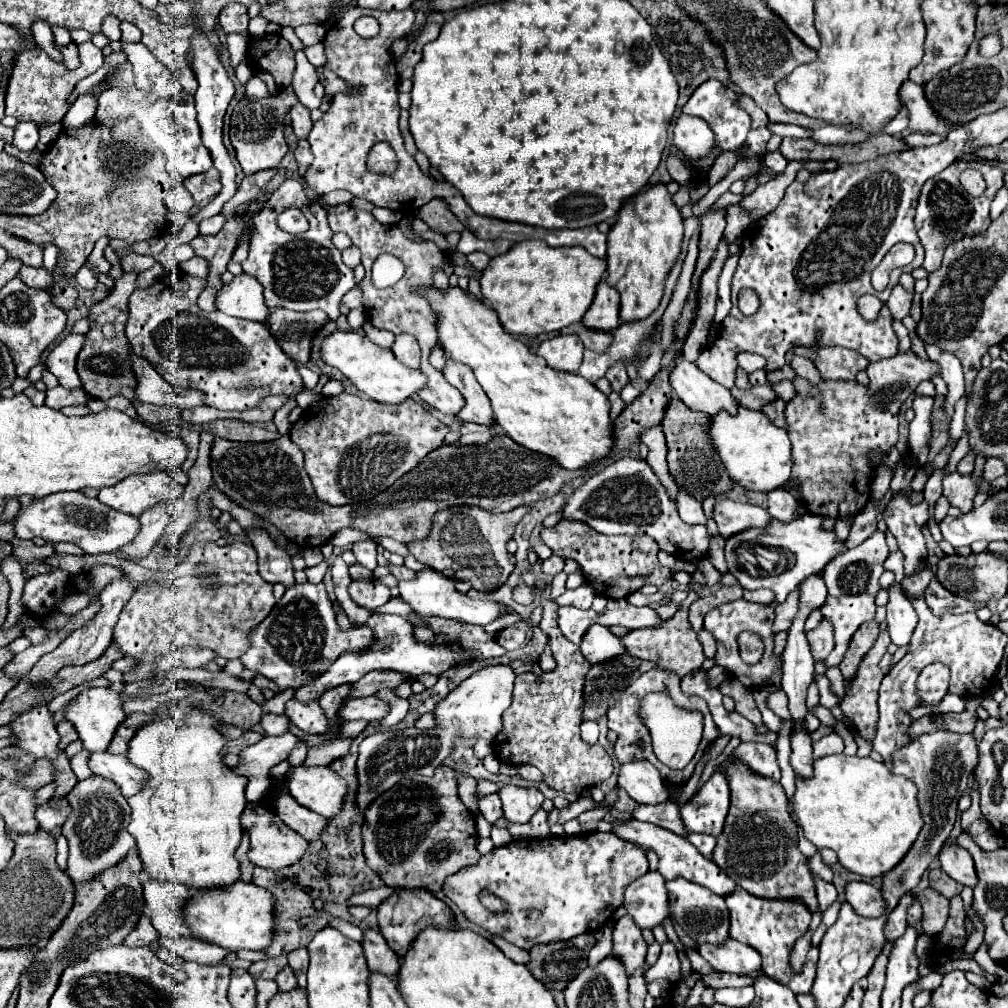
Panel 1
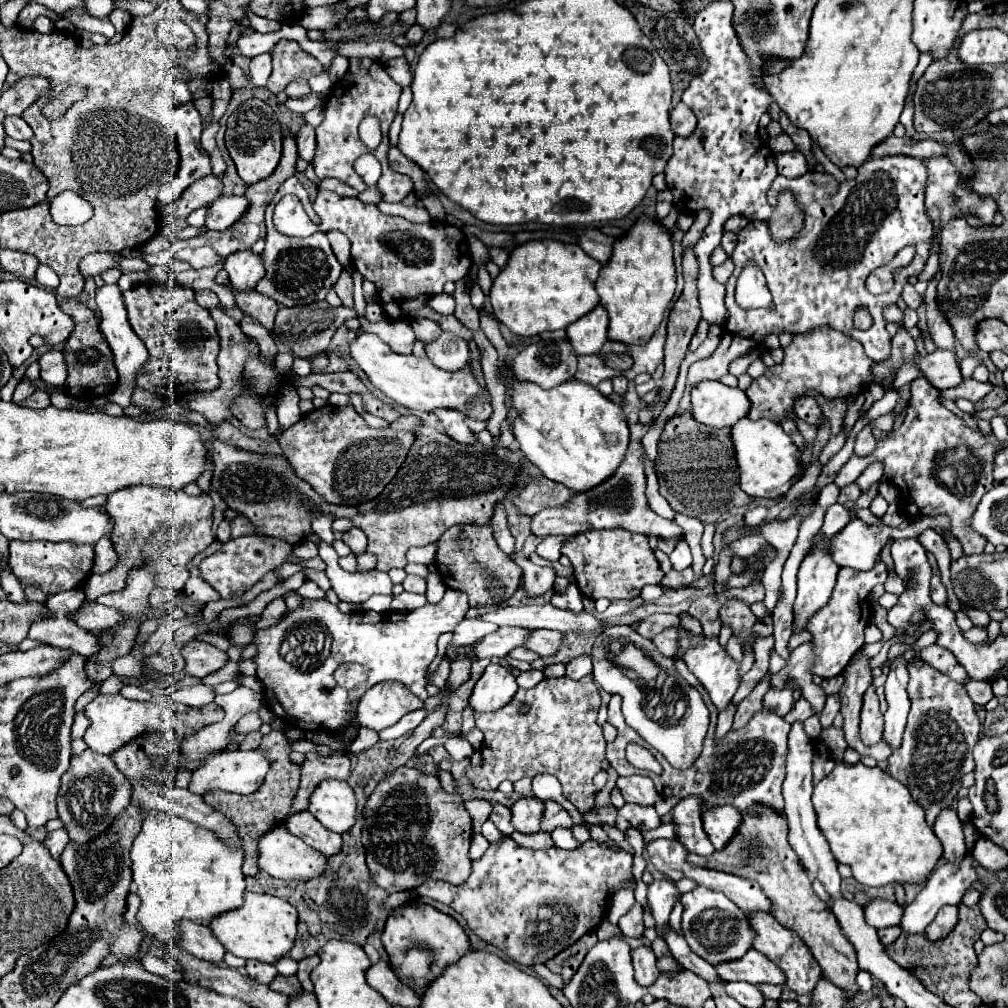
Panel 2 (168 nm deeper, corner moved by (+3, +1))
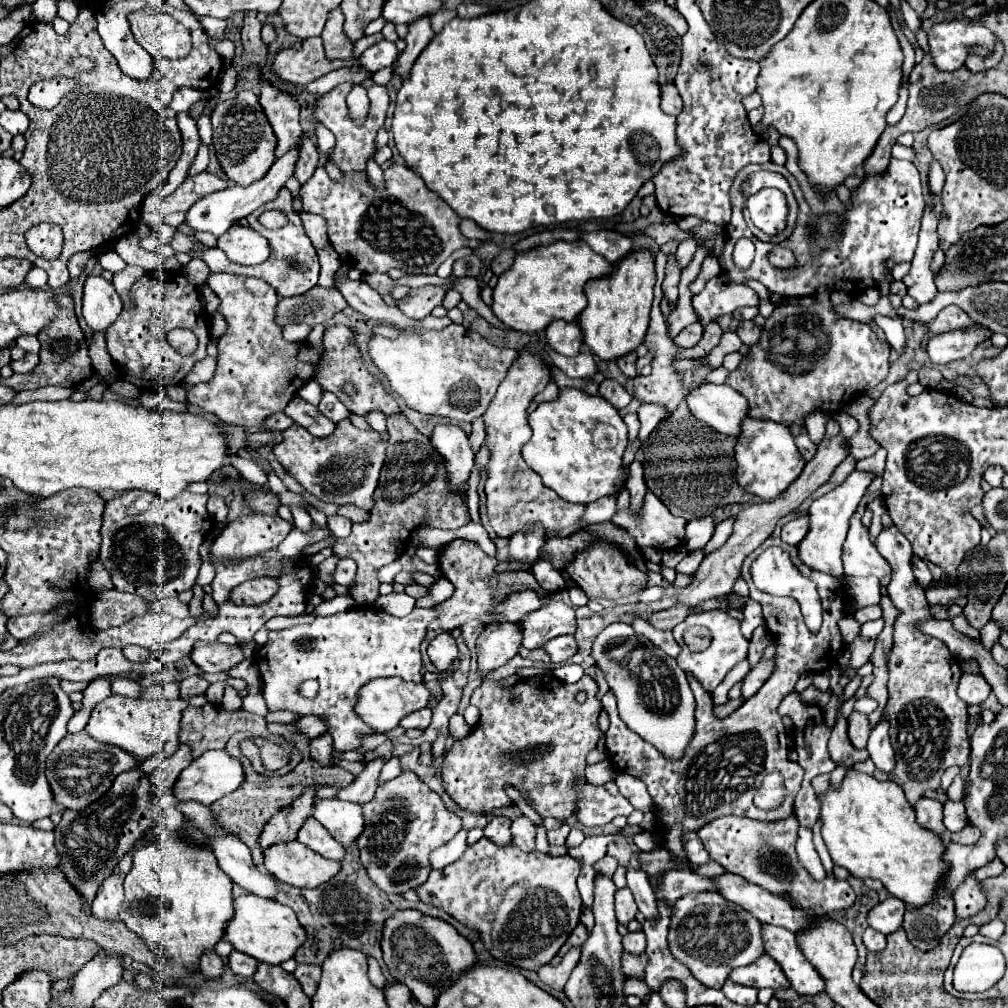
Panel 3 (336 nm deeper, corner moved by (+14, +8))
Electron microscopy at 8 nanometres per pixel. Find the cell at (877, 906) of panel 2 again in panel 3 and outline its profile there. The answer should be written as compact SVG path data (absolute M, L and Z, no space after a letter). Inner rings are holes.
M895 896L885 898L877 906L873 906L867 914L867 922L871 928L875 928L881 934L891 934L903 924L905 914L905 902L897 900Z

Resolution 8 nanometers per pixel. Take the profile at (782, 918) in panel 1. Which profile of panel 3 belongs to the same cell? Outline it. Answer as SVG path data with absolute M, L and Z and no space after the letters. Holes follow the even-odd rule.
M763 924L761 938L765 940L765 954L769 954L785 972L789 986L801 996L819 994L825 984L819 972L809 964L809 960L801 954L795 944L795 934L787 928L777 928Z

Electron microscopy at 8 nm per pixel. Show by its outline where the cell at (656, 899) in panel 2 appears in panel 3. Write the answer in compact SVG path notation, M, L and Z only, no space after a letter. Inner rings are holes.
M669 870L661 876L661 892L655 892L657 900L665 900L665 904L673 904L677 898L689 892L715 890L709 878L693 874L693 870Z

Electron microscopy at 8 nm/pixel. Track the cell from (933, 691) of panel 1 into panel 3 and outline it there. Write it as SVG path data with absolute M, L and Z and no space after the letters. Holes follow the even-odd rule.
M891 526L877 536L875 546L893 568L887 592L895 608L899 610L893 626L895 644L887 662L887 718L891 722L889 738L895 748L897 762L895 770L889 774L889 780L897 782L903 788L909 804L915 806L915 802L923 798L927 790L939 790L941 776L949 766L969 762L969 714L967 704L957 696L957 684L963 670L939 638L927 636L917 628L917 620L931 618L931 612L925 600L925 590L917 586L917 580L913 576L913 564L909 564L909 556L913 556L909 540L895 526Z

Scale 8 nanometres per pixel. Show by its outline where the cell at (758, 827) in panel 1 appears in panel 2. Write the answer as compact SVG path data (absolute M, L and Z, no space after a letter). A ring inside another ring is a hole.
M752 807L752 811L742 813L742 825L738 835L724 847L724 851L716 851L708 859L698 855L686 855L696 867L706 867L714 871L724 871L730 875L738 875L744 879L752 879L760 885L760 889L776 903L776 919L796 931L800 939L808 945L810 953L822 967L824 979L842 989L848 997L858 993L856 975L860 971L854 945L848 943L842 927L838 925L828 903L820 901L810 885L810 877L798 861L798 855L792 851L788 843L788 825L784 823L784 815L776 815L776 811L768 811L768 807Z

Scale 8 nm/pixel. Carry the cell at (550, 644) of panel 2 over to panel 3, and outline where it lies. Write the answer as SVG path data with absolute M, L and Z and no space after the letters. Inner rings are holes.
M555 636L553 640L547 640L541 648L549 654L551 662L563 664L577 652L577 642L573 636Z

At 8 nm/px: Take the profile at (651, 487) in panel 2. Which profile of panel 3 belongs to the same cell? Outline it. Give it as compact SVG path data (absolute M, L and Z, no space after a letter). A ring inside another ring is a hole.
M651 490L645 492L637 512L631 508L617 510L611 522L629 530L641 548L649 546L655 550L673 550L681 546L687 524L683 518L675 518Z

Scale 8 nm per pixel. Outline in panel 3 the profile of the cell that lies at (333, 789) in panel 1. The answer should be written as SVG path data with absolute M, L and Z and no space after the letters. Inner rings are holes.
M337 796L317 798L313 806L313 818L319 820L343 846L349 846L353 840L357 840L363 830L361 806L337 800Z

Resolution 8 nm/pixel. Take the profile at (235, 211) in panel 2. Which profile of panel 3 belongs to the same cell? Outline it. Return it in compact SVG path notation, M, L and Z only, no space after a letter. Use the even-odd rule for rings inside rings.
M297 144L293 146L293 150L289 150L281 160L277 160L277 162L271 166L271 170L267 172L265 178L261 178L261 180L257 180L257 182L253 182L253 184L249 184L249 186L229 186L229 188L225 188L225 190L217 190L217 192L213 192L213 194L203 196L201 200L197 200L197 202L189 208L189 212L187 212L187 218L185 218L187 224L189 224L193 230L211 232L211 234L215 234L215 236L225 234L235 220L245 218L247 214L251 214L253 210L257 210L259 206L263 206L265 202L269 202L269 200L273 200L273 198L277 196L279 188L285 186L285 182L287 182L289 176L293 176L295 160L297 160Z

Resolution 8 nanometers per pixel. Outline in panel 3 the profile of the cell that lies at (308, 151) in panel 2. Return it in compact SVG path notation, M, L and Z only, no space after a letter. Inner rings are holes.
M303 136L301 138L301 148L299 148L299 156L297 156L297 168L295 168L295 178L305 184L311 174L315 172L317 168L317 162L319 162L319 152L317 152L317 146L311 138Z

